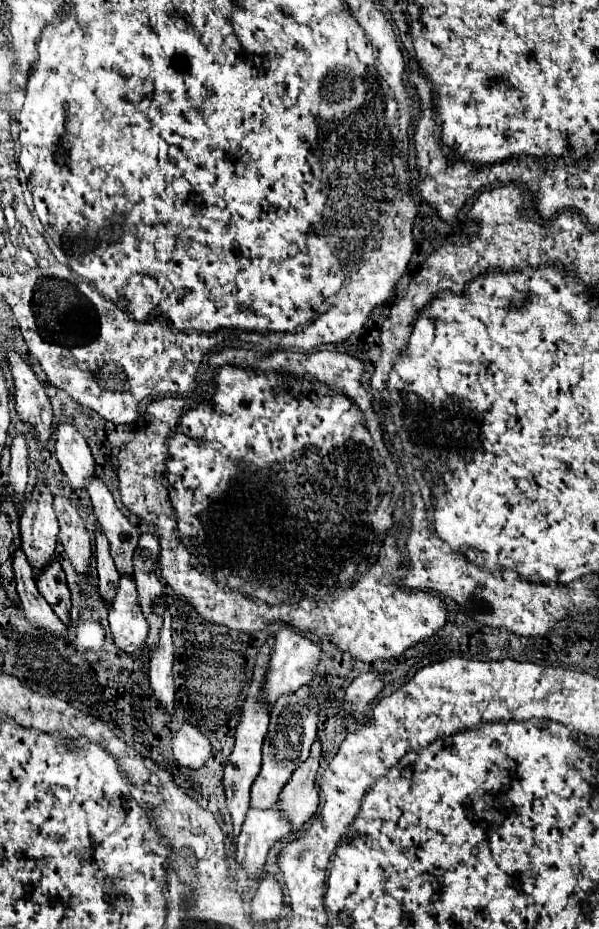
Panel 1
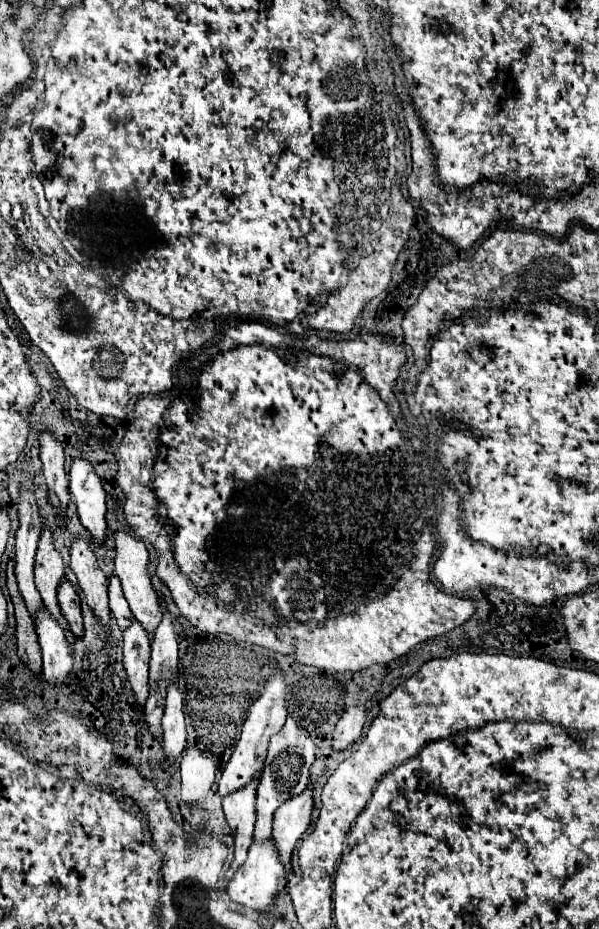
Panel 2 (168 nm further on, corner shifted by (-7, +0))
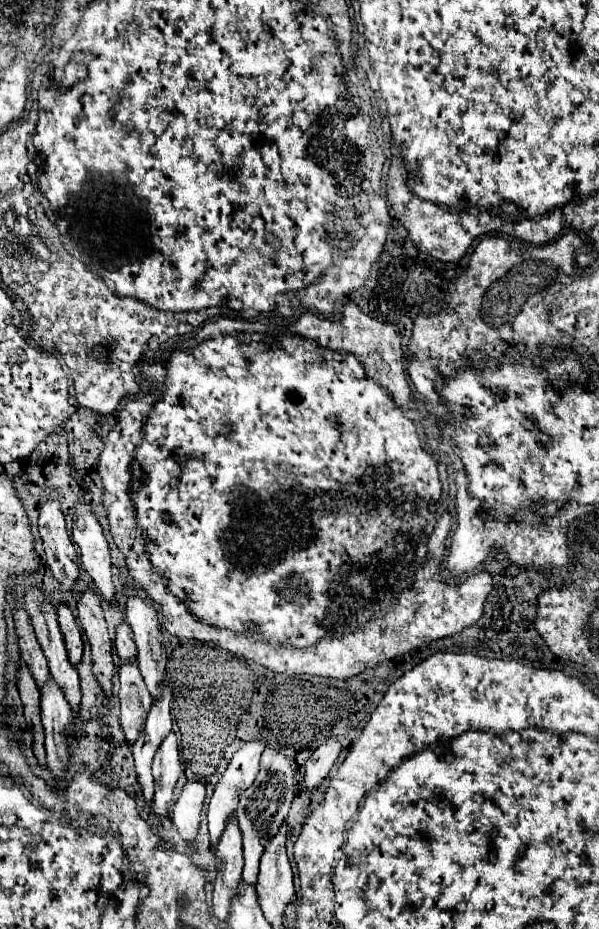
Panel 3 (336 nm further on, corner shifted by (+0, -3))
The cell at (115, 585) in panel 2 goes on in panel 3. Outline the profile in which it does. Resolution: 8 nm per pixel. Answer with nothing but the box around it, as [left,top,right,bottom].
[114,622,136,664]

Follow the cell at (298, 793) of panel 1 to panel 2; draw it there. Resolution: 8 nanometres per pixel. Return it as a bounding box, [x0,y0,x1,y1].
[273,785,315,869]

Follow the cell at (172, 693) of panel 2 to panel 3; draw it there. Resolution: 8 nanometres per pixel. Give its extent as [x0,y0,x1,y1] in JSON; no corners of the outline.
[152,732,182,818]

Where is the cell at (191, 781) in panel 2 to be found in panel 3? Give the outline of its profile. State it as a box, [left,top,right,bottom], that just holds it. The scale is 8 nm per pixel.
[172,780,206,842]

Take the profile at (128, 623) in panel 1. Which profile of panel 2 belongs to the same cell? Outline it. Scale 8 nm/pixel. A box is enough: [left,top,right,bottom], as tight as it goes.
[123,619,151,705]

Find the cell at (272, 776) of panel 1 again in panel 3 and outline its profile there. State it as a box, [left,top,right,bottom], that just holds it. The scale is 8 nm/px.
[236,746,294,884]

